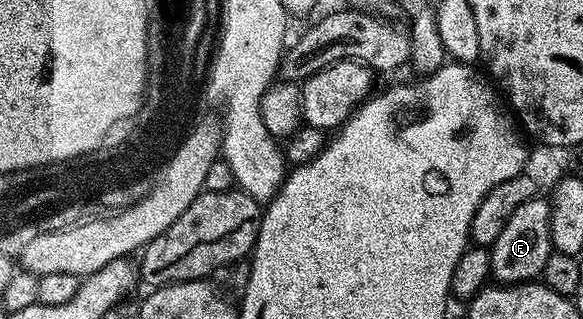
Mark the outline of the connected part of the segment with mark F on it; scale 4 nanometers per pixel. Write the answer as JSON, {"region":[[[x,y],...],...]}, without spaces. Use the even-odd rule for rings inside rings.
{"region":[[[537,196],[518,204],[514,216],[506,220],[506,228],[494,240],[490,248],[492,256],[492,278],[500,284],[519,284],[539,279],[544,273],[544,265],[554,253],[550,236],[550,216],[552,208],[547,197]]]}

